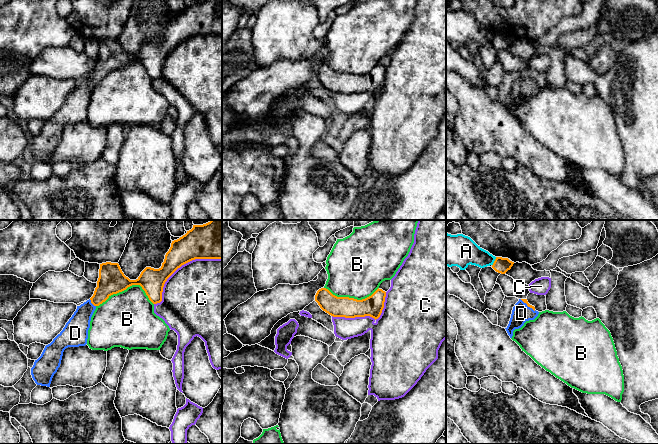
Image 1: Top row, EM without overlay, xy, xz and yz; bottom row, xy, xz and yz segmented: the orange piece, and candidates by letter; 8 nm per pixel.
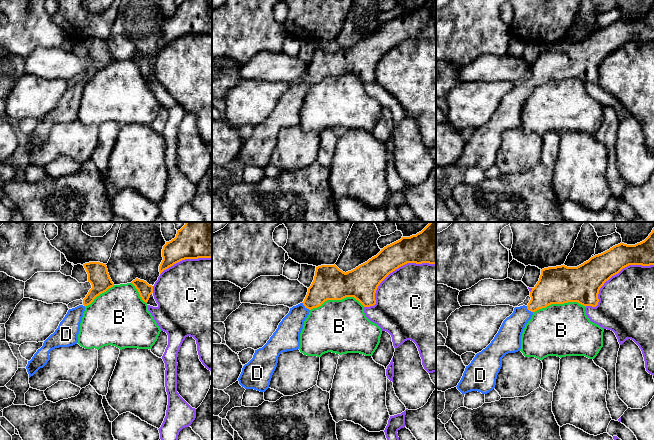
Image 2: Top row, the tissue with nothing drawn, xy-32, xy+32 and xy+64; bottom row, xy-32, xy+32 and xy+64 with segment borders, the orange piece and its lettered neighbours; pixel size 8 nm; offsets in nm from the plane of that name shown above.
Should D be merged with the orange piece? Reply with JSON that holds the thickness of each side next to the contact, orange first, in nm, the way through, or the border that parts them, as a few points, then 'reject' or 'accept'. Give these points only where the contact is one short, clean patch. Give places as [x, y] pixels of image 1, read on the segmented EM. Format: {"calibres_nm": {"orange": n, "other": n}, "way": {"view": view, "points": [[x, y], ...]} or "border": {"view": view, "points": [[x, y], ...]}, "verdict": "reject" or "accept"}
{"calibres_nm": {"orange": 220, "other": 190}, "way": {"view": "xy", "points": [[112, 280], [92, 303], [83, 313], [76, 329]]}, "verdict": "accept"}

